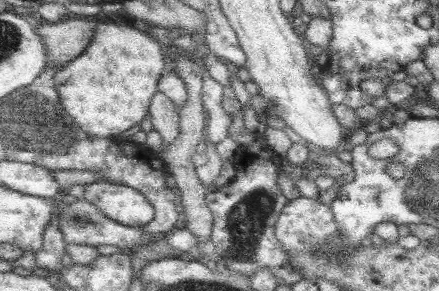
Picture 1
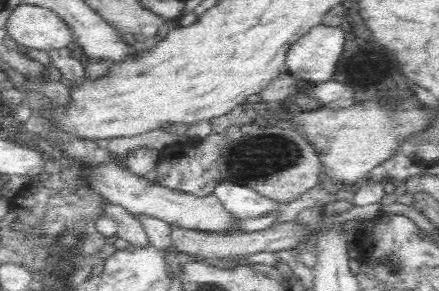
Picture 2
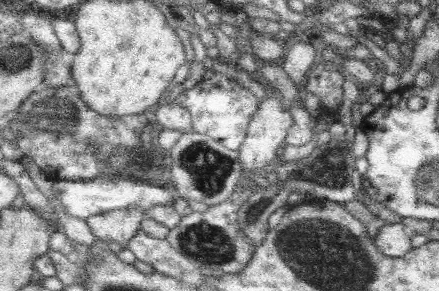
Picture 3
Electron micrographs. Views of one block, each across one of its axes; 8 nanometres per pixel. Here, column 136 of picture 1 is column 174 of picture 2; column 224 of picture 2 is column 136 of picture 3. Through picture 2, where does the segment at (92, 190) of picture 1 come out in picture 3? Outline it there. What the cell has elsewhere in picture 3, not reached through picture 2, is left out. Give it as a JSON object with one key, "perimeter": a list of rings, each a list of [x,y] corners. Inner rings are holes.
{"perimeter":[[[115,210],[109,214],[99,214],[89,218],[89,228],[103,242],[117,242],[121,248],[127,248],[129,242],[143,230],[147,214],[141,210]]]}

